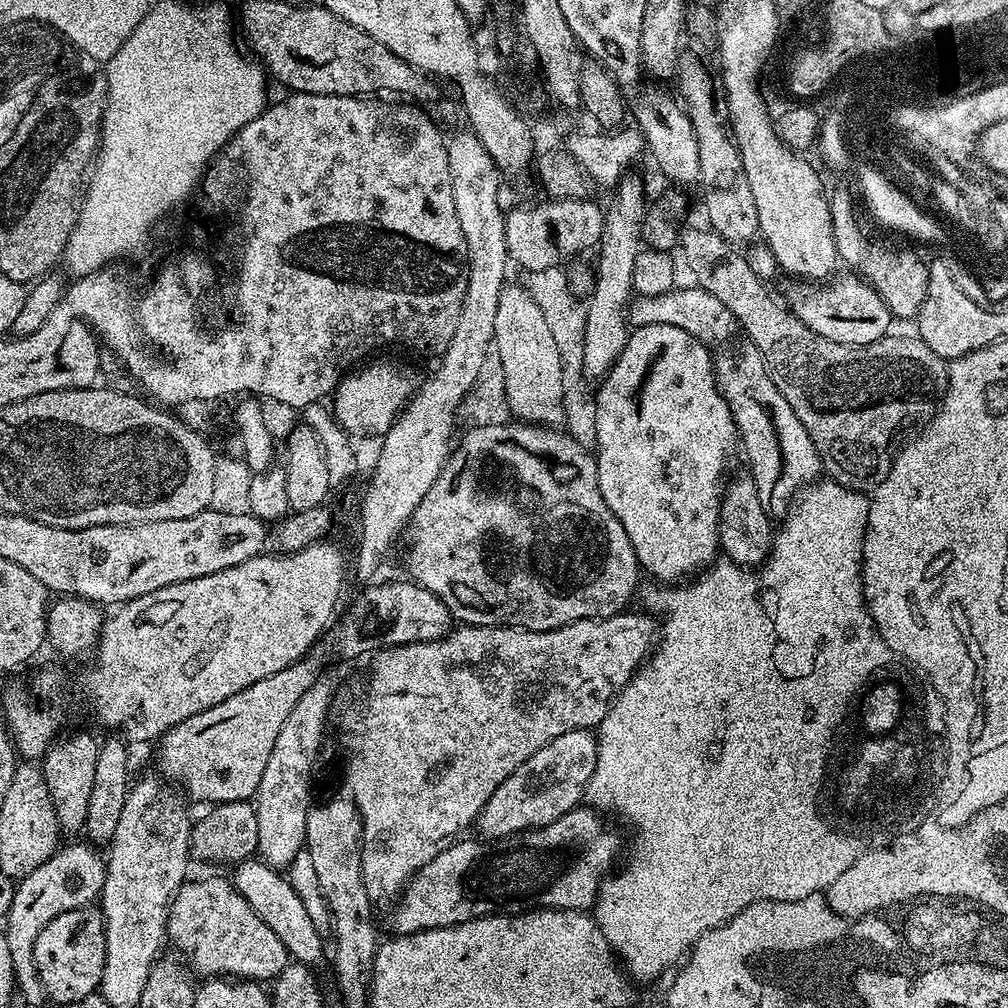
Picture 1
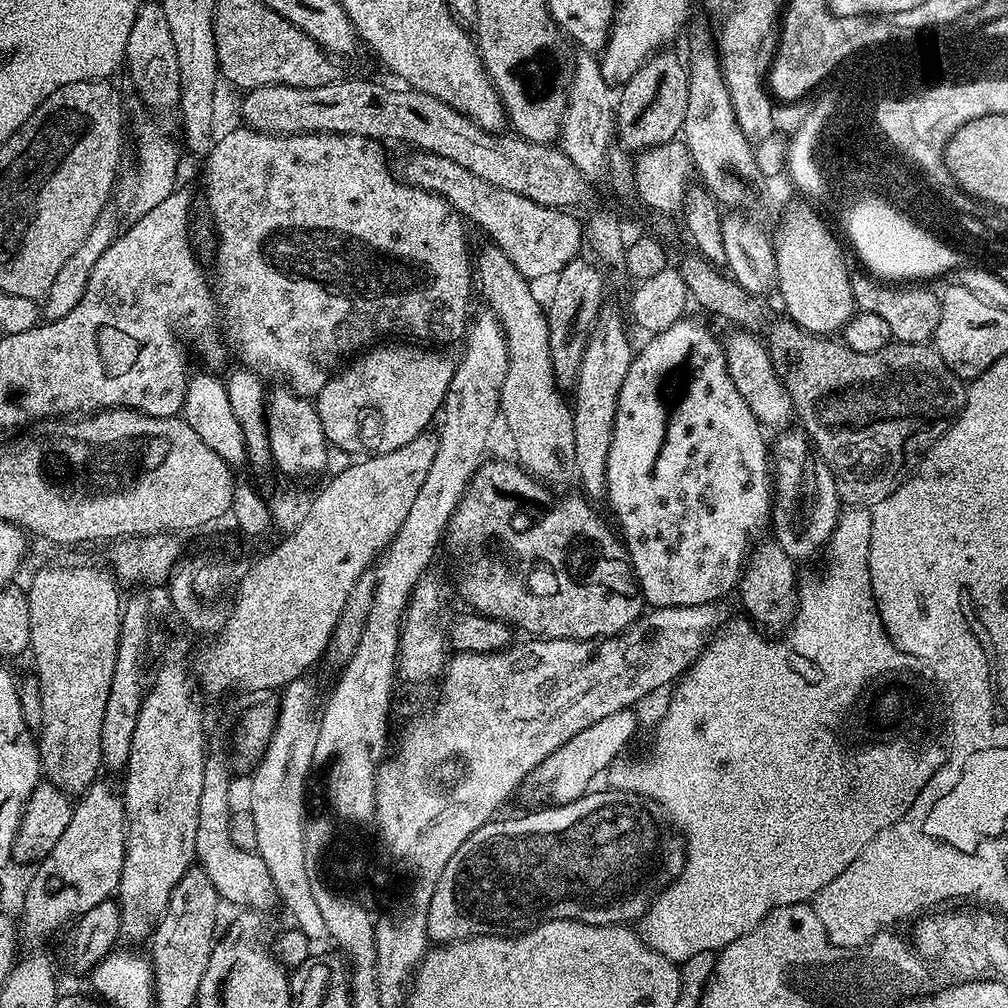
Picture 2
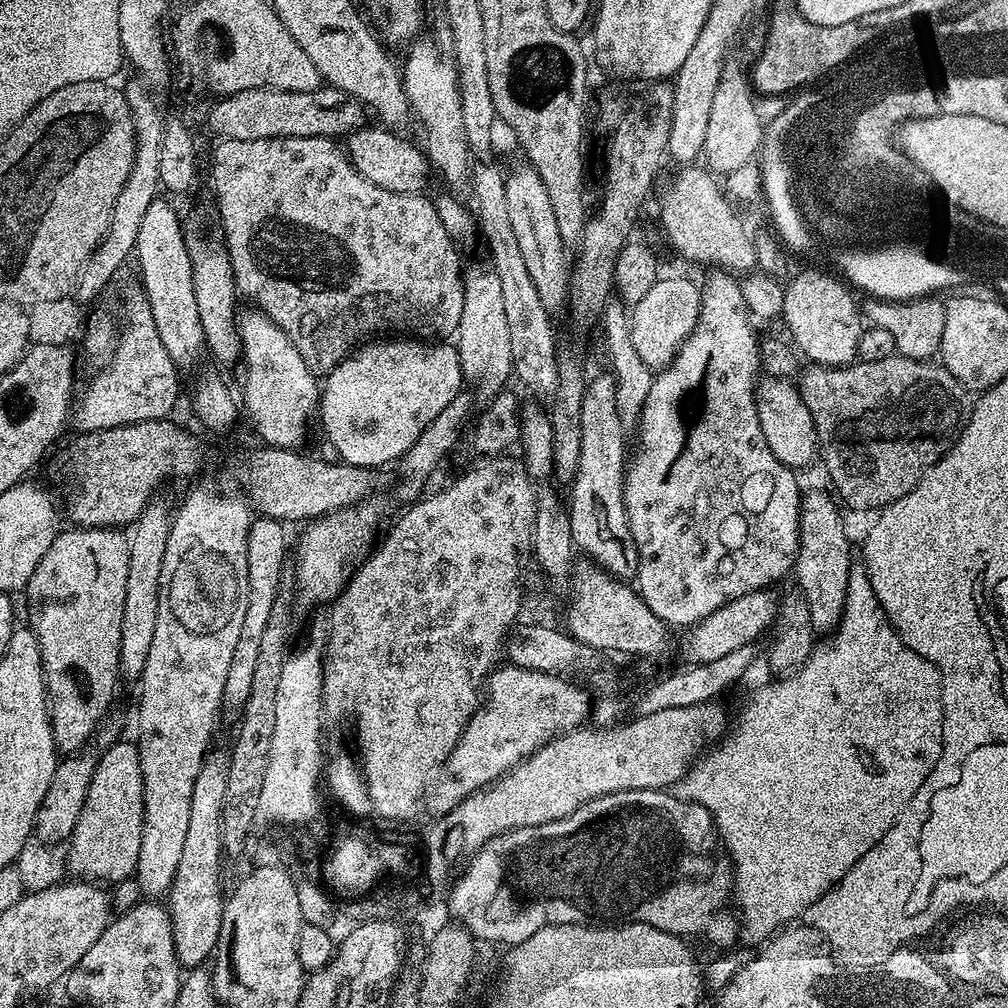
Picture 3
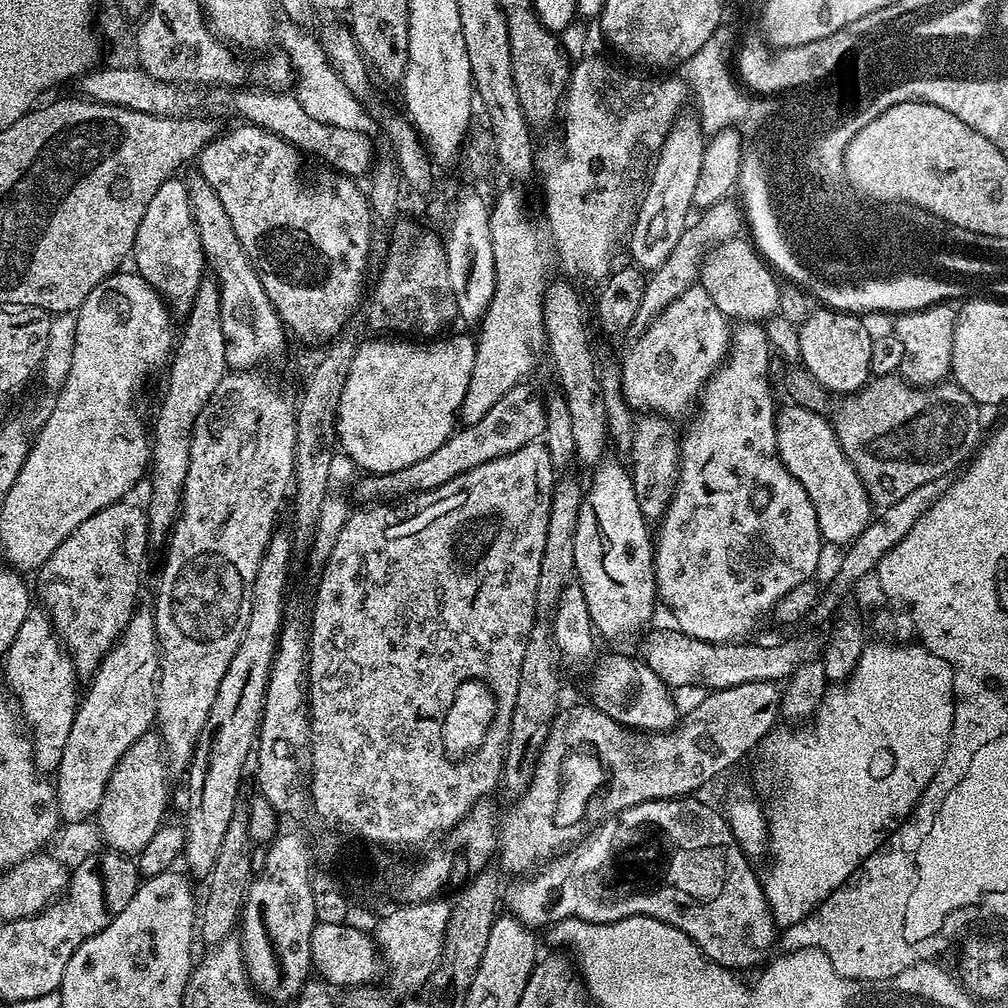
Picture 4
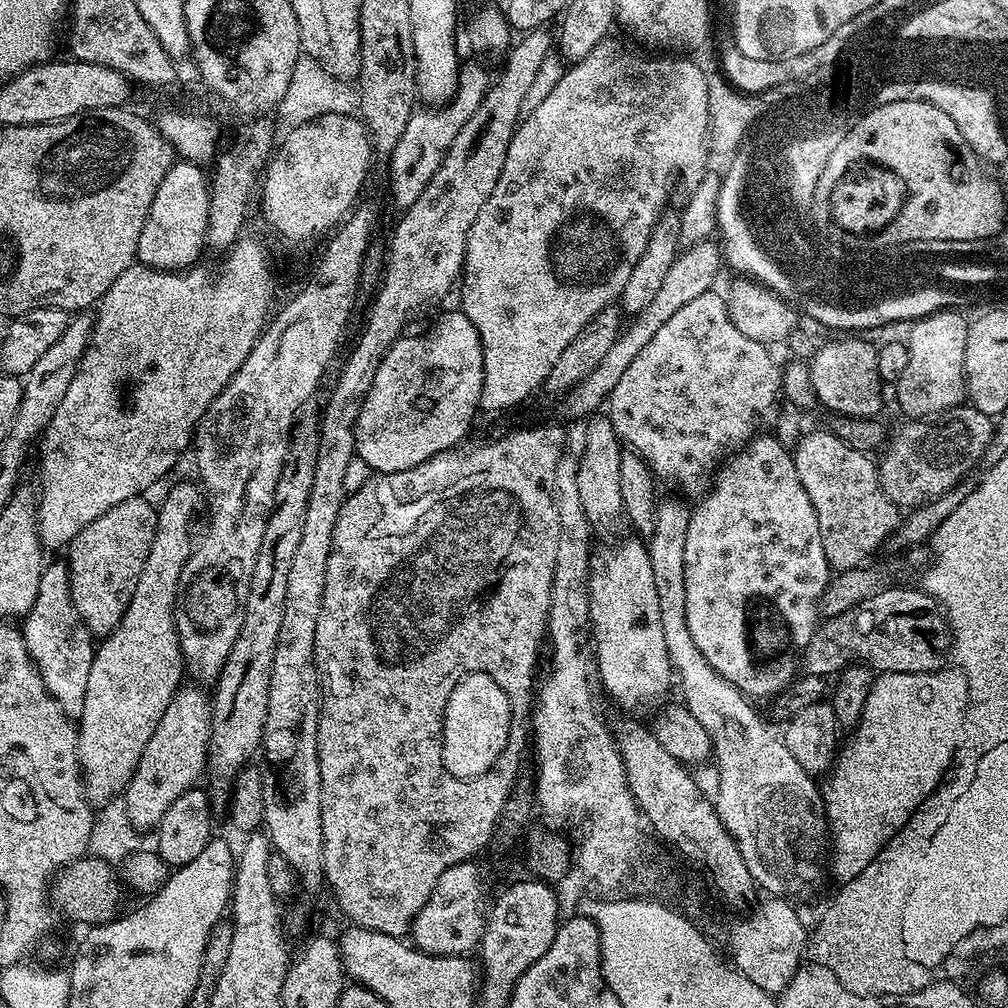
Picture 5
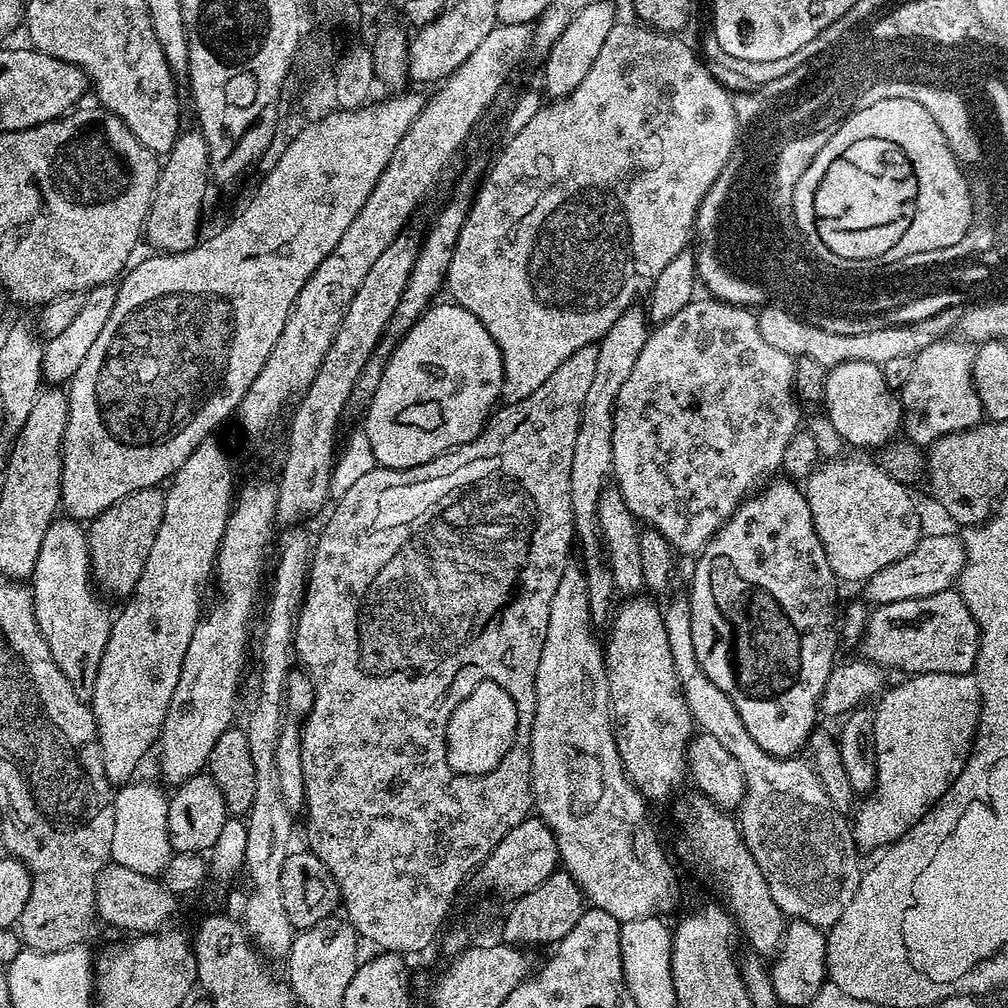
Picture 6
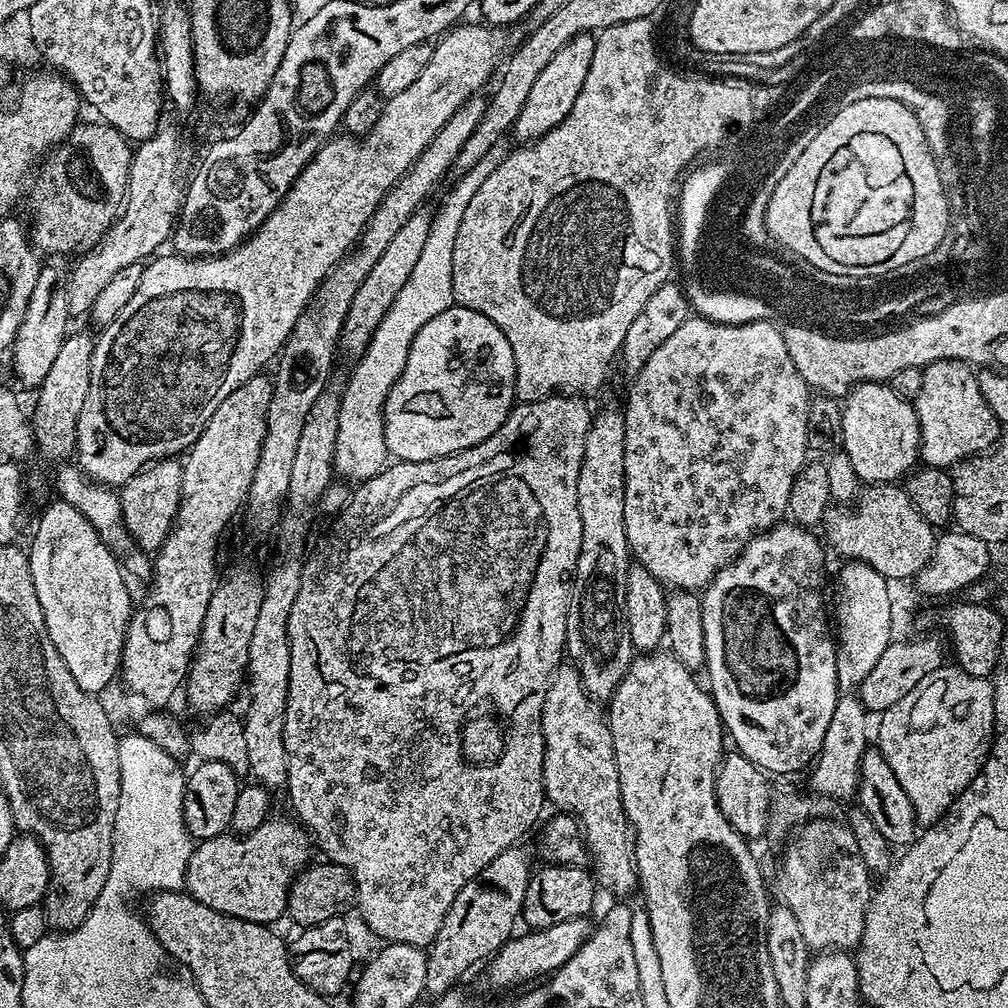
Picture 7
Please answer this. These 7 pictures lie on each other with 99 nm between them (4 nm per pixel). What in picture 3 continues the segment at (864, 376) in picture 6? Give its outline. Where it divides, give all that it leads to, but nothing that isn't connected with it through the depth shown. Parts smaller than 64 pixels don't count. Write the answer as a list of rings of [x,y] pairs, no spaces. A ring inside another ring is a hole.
[[[816,266],[804,267],[808,268],[802,269],[798,274],[796,272],[787,281],[782,322],[788,327],[786,332],[791,343],[804,356],[808,355],[812,364],[823,364],[825,368],[842,368],[853,363],[860,351],[860,339],[866,331],[861,305],[860,308],[856,305],[856,300],[852,297],[853,289],[846,286],[843,279]]]

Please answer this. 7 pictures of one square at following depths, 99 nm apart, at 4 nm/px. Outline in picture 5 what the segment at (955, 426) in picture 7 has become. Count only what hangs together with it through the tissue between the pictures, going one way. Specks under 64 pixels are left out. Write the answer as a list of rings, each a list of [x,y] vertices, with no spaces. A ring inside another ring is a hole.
[[[941,310],[929,316],[924,316],[911,325],[906,335],[906,343],[910,350],[910,363],[906,366],[902,378],[894,386],[896,404],[905,413],[905,417],[913,420],[923,420],[956,408],[965,403],[966,389],[964,386],[964,358],[966,356],[966,334],[968,333],[969,317],[963,316],[960,310]]]

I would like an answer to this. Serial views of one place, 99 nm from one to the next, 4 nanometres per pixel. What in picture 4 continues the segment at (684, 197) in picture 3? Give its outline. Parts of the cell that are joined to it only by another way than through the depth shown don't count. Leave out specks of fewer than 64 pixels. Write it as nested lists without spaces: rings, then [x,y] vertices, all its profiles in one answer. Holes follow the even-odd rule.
[[[751,239],[728,240],[713,248],[700,265],[699,287],[714,298],[714,306],[732,322],[765,322],[779,313],[781,281],[768,267],[768,261],[756,251]]]

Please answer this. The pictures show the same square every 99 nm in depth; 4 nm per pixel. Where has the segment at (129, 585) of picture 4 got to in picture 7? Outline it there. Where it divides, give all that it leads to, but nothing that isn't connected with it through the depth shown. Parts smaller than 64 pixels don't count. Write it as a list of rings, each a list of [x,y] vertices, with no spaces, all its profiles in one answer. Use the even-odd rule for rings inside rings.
[[[169,458],[166,460],[157,460],[143,468],[134,478],[130,478],[119,489],[120,497],[120,519],[132,537],[135,547],[143,550],[145,553],[152,554],[161,548],[164,539],[168,537],[169,532],[174,527],[176,512],[180,509],[180,487],[182,486],[183,463],[179,459]]]

